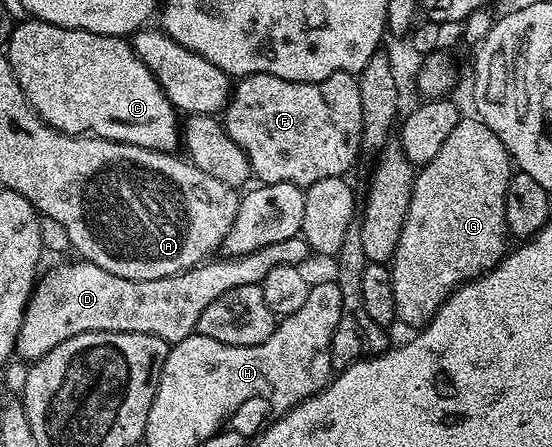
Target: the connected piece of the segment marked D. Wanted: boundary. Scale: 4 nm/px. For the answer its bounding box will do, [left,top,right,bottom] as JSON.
[16,235,310,363]

